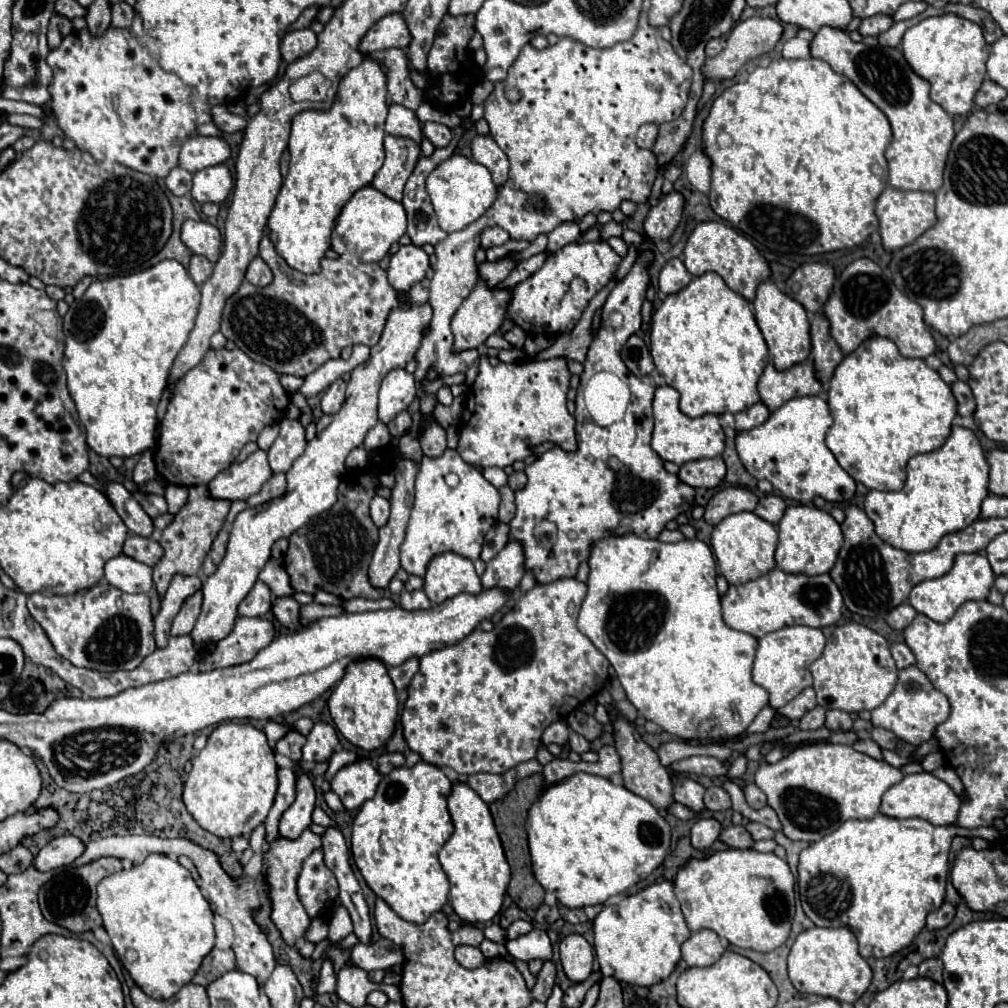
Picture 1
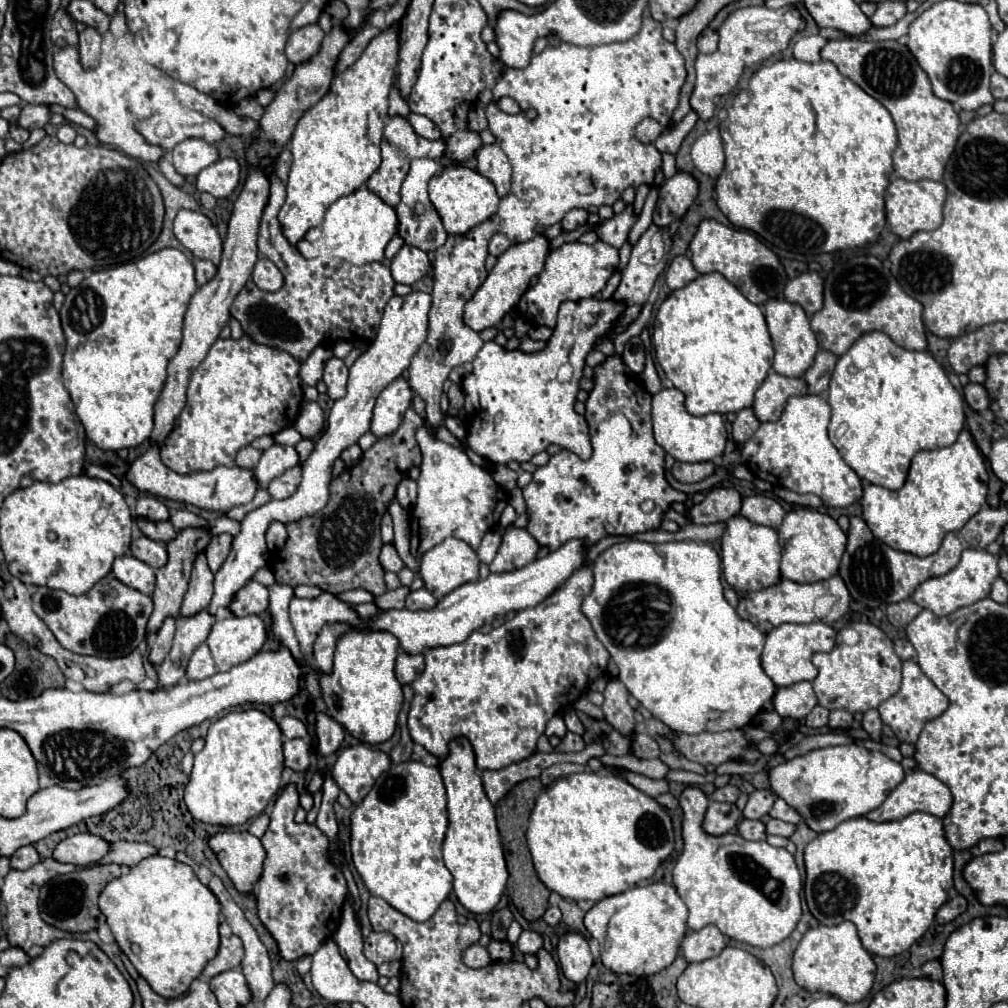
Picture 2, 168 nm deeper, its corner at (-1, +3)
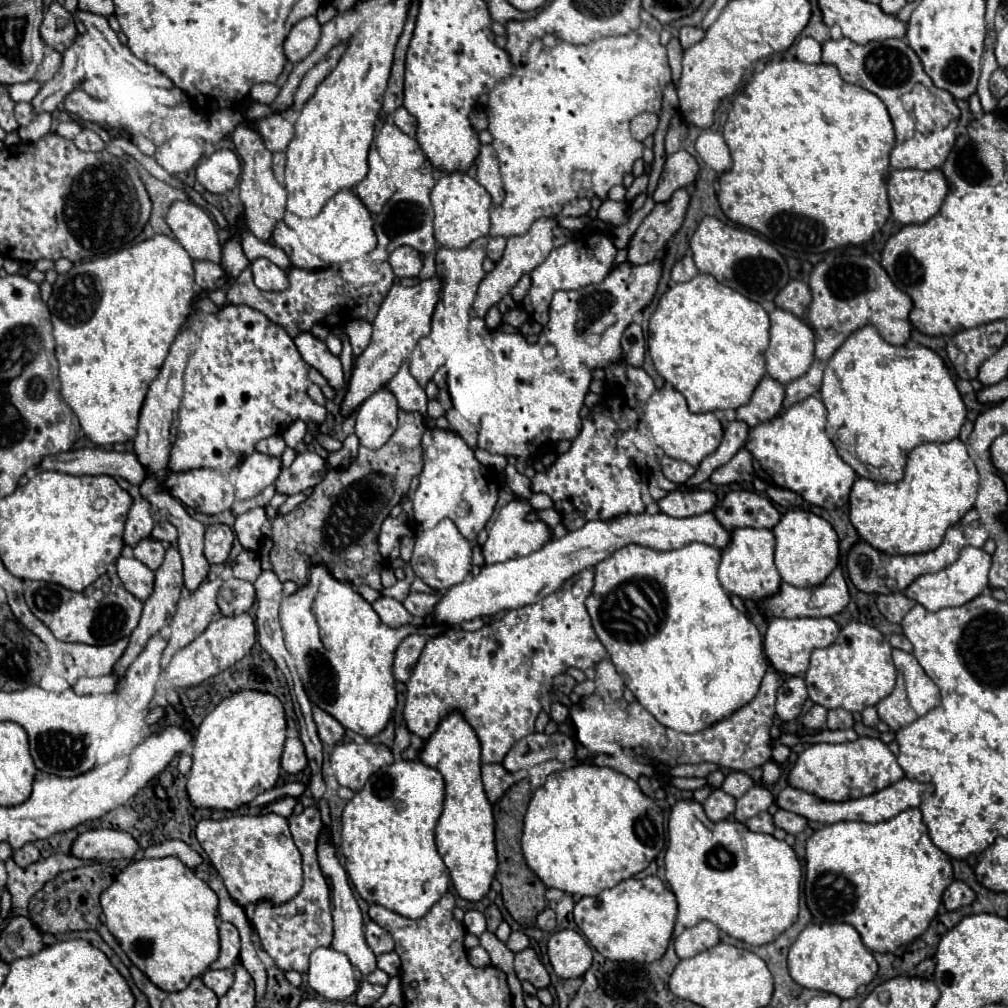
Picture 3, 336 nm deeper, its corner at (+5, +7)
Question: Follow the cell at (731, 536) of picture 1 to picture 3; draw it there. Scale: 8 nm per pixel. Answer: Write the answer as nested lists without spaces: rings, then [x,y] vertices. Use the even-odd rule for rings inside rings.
[[[735,528],[731,532],[731,544],[721,554],[721,566],[719,566],[719,582],[721,586],[743,598],[761,602],[773,594],[779,592],[781,576],[773,564],[775,554],[775,536],[767,528]]]

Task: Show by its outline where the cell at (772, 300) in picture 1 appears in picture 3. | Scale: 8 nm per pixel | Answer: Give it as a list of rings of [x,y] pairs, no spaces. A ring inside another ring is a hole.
[[[775,308],[773,312],[769,312],[769,318],[771,318],[771,342],[765,352],[767,374],[781,384],[789,384],[789,382],[801,378],[813,364],[813,360],[815,360],[815,356],[813,356],[815,340],[813,338],[815,336],[813,336],[813,330],[803,320],[795,318],[787,310]]]

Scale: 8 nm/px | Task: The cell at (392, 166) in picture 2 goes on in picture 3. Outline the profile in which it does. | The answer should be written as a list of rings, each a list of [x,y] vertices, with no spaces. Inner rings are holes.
[[[371,146],[369,150],[369,172],[367,176],[355,186],[355,194],[359,196],[359,200],[367,206],[367,210],[371,214],[379,214],[381,208],[385,206],[385,202],[393,196],[395,186],[391,182],[391,174],[387,164],[381,160],[379,152],[375,146]]]

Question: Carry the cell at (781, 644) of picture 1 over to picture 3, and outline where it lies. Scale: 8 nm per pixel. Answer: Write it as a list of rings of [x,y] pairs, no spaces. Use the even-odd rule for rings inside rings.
[[[773,618],[769,622],[763,648],[775,670],[791,674],[791,676],[803,676],[809,668],[809,656],[815,648],[827,648],[837,638],[839,626],[833,618]]]

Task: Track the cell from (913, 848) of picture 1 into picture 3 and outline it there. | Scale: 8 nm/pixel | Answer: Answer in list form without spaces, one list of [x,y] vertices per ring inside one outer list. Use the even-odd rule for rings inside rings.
[[[917,808],[903,810],[891,820],[879,824],[827,824],[807,840],[805,862],[805,900],[813,918],[819,922],[847,922],[855,926],[865,946],[873,952],[893,952],[921,936],[937,916],[945,888],[953,882],[951,860],[931,842],[927,826],[923,824],[921,812]]]

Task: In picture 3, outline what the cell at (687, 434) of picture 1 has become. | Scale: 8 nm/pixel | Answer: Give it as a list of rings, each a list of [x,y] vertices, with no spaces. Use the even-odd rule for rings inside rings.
[[[671,386],[657,390],[649,398],[649,402],[645,406],[645,420],[651,428],[655,446],[659,446],[667,456],[671,456],[675,460],[685,460],[693,466],[697,466],[705,456],[713,454],[723,438],[721,422],[713,416],[713,412],[701,412],[701,414],[689,412],[683,394]]]

